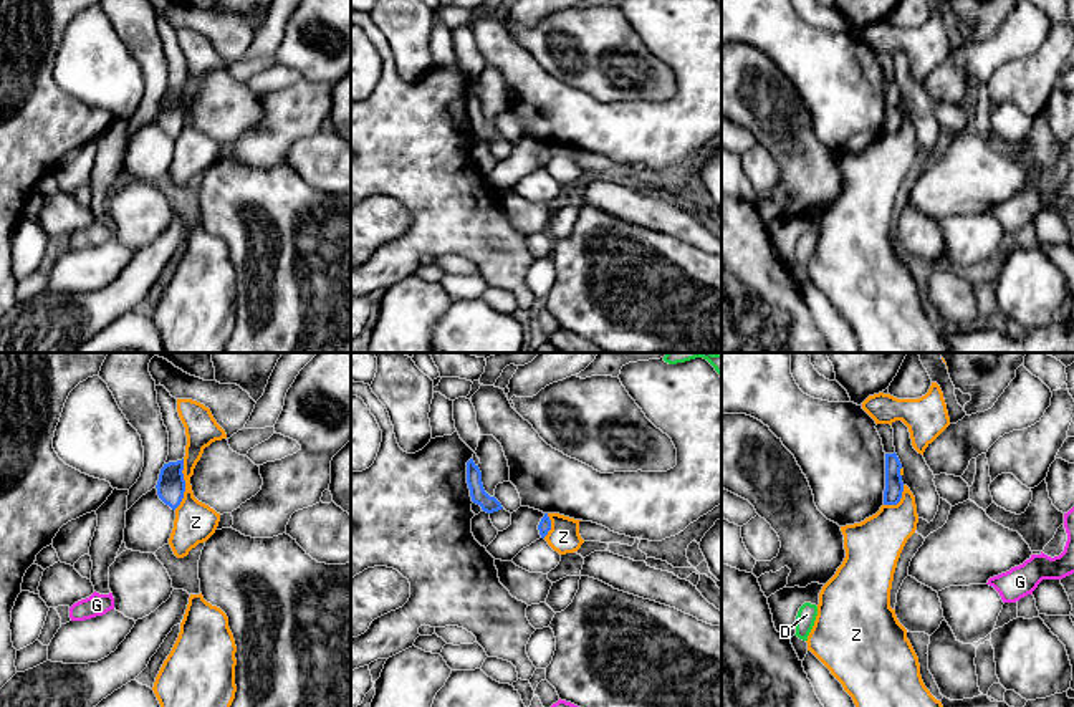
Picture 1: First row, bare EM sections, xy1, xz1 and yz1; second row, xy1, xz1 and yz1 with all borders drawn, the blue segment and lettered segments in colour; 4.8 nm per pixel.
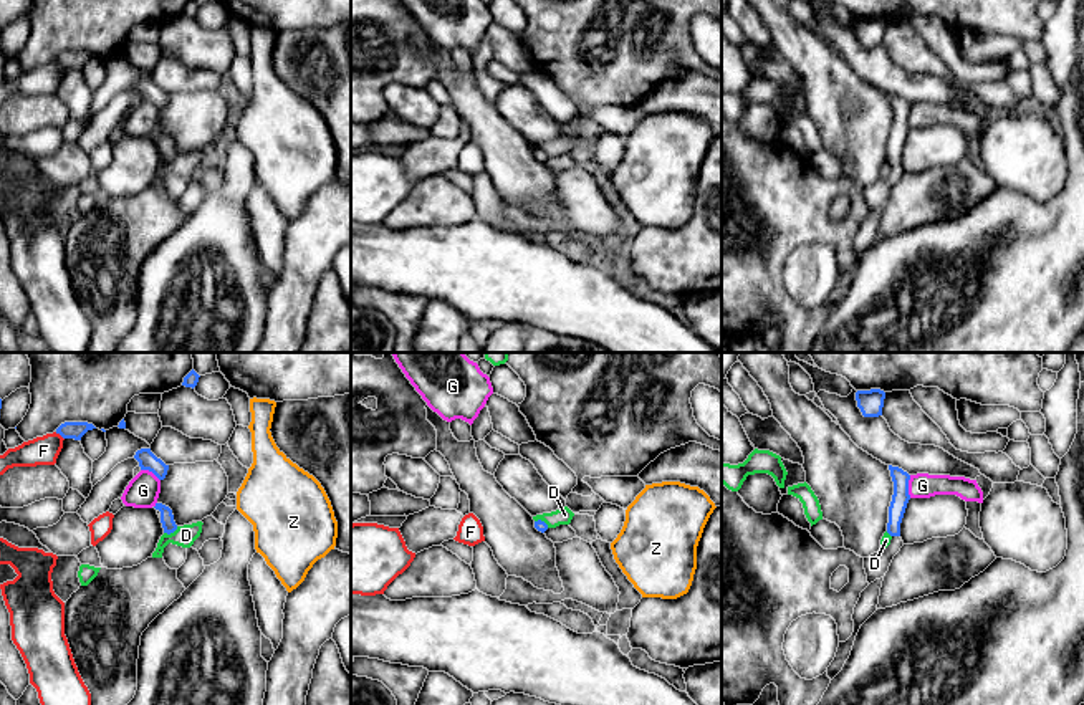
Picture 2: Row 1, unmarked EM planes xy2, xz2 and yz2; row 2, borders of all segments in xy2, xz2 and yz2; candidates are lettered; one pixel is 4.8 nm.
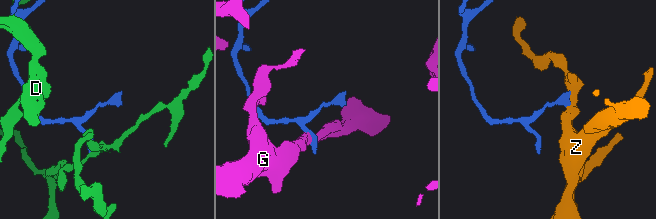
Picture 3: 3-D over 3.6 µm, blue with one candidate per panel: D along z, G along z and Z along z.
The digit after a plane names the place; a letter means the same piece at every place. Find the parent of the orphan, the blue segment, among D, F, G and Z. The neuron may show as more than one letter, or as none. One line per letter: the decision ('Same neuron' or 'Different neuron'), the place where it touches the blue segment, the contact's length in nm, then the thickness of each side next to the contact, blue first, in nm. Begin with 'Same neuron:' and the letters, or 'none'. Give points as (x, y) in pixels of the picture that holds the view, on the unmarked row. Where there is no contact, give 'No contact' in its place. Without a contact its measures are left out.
Same neuron: none
D: Different neuron. Touches blue at xy2 (171, 161). Shared border 80 nm. Thickness 70 nm (blue) against 100 nm
F: Different neuron. Touches blue at xy2 (60, 63). Shared border 60 nm. Thickness 80 nm (blue) against 140 nm
G: Different neuron. Touches blue at yz2 (907, 116). Shared border 110 nm. Thickness 90 nm (blue) against 130 nm
Z: Different neuron. Touches blue at xy1 (184, 113). Shared border 260 nm. Thickness 140 nm (blue) against 200 nm

